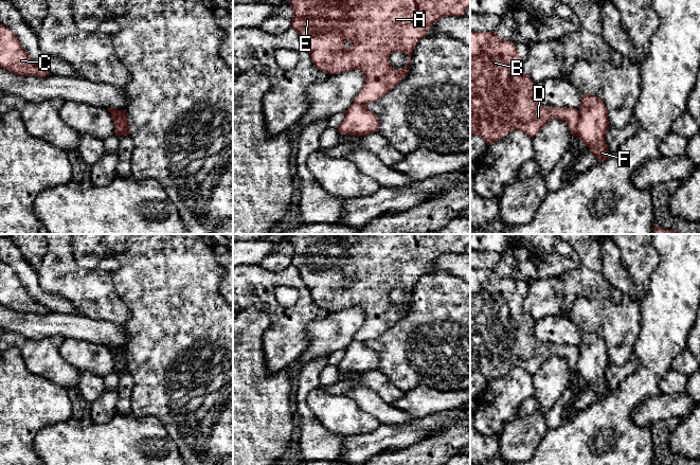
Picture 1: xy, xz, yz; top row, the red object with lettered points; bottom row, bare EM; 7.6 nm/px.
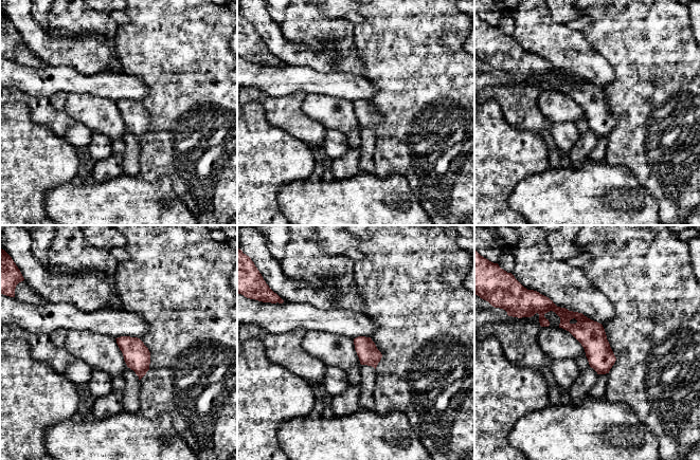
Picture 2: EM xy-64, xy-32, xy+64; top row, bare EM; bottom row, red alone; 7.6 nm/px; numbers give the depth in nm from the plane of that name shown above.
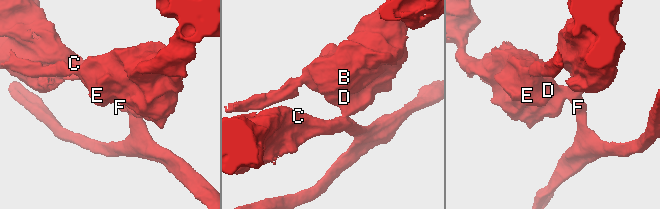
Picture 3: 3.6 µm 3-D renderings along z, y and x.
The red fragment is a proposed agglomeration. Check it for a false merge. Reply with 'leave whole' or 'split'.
split

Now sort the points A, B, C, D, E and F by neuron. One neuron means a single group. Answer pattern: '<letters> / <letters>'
A B D E / C F

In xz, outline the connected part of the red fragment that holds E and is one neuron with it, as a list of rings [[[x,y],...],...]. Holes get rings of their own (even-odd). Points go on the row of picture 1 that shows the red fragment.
[[[289,0],[289,5],[293,10],[291,28],[298,32],[315,66],[327,74],[340,74],[349,70],[359,70],[363,72],[364,85],[361,91],[355,96],[354,103],[367,105],[389,93],[408,75],[413,50],[420,39],[427,37],[427,31],[443,17],[465,15],[466,8],[470,6],[470,0]],[[393,52],[402,52],[407,54],[408,65],[400,70],[393,69],[390,64],[390,55]]]

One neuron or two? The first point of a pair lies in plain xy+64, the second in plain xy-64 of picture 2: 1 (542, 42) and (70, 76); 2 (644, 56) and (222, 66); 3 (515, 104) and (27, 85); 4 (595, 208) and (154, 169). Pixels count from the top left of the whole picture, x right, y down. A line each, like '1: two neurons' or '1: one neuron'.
1: two neurons
2: one neuron
3: two neurons
4: two neurons

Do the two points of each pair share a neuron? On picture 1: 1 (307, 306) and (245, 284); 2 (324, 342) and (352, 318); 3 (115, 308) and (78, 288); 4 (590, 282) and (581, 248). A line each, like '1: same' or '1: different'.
1: same
2: same
3: same
4: same

